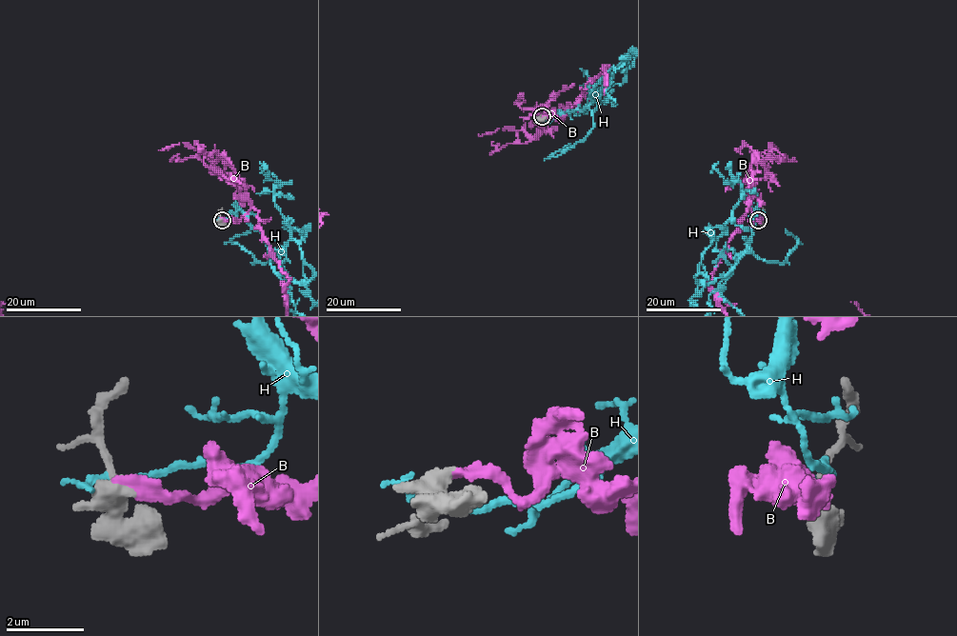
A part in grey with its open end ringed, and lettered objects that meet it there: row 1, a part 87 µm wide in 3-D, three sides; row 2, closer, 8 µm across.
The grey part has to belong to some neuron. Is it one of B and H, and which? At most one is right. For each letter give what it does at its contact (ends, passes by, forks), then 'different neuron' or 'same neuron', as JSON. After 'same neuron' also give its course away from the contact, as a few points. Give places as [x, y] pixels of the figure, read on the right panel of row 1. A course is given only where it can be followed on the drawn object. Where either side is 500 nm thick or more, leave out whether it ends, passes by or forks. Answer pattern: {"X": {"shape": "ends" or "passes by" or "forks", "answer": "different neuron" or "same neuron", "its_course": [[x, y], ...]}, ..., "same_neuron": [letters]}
{"B": {"shape": "ends", "answer": "same neuron"}, "H": {"shape": "passes by", "answer": "different neuron"}, "same_neuron": ["B"]}

